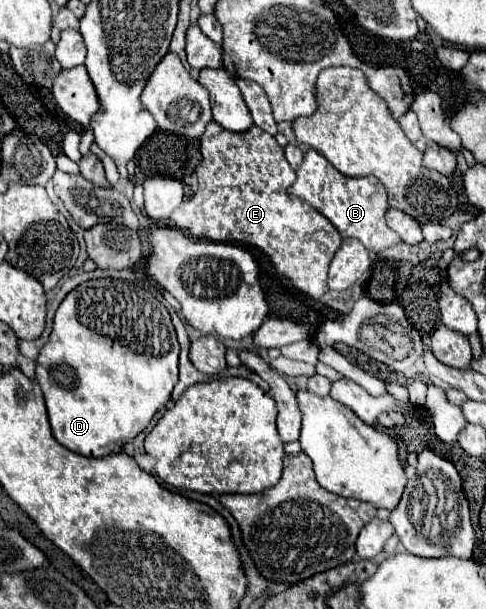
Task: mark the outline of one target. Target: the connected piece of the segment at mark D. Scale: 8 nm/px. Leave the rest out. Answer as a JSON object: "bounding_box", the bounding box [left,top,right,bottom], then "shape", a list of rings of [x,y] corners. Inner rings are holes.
{"bounding_box":[36,278,180,458],"shape":[[[98,278],[98,280],[88,280],[88,284],[80,284],[80,288],[74,288],[64,302],[60,304],[60,308],[56,310],[54,316],[54,330],[50,334],[50,340],[42,346],[38,358],[36,358],[36,378],[38,384],[44,392],[46,398],[46,408],[48,408],[48,418],[50,418],[50,426],[54,432],[54,438],[66,446],[72,452],[78,452],[82,456],[100,458],[112,454],[112,444],[110,442],[120,442],[120,440],[134,440],[154,418],[154,414],[170,400],[172,388],[178,382],[178,354],[180,354],[180,344],[176,338],[176,330],[172,326],[170,314],[166,310],[166,306],[156,300],[150,292],[146,292],[144,288],[126,282],[126,280],[114,280],[114,278]]]}

